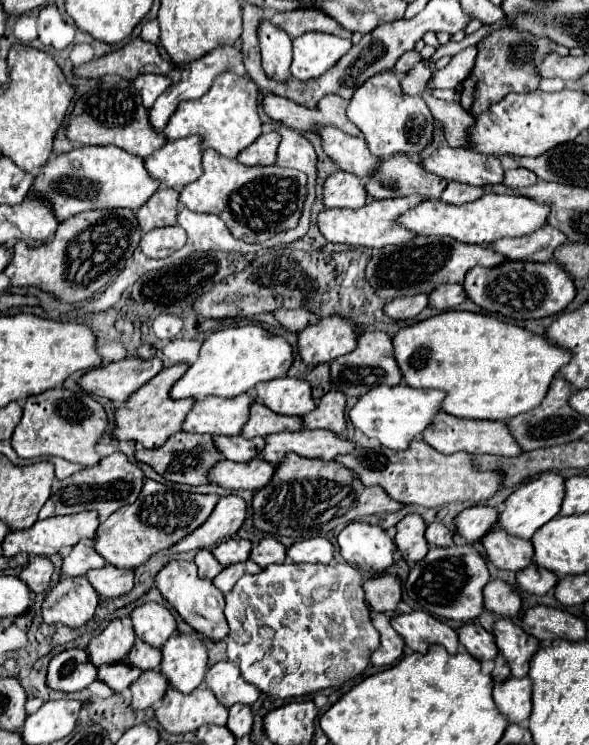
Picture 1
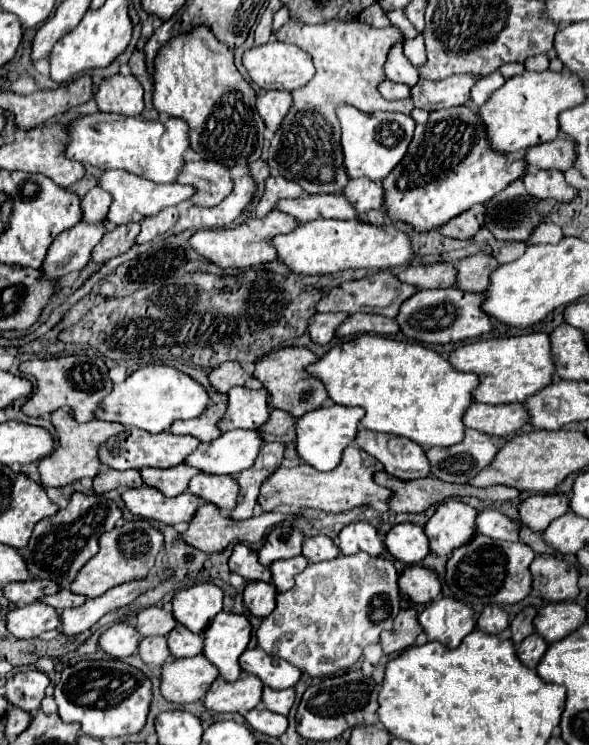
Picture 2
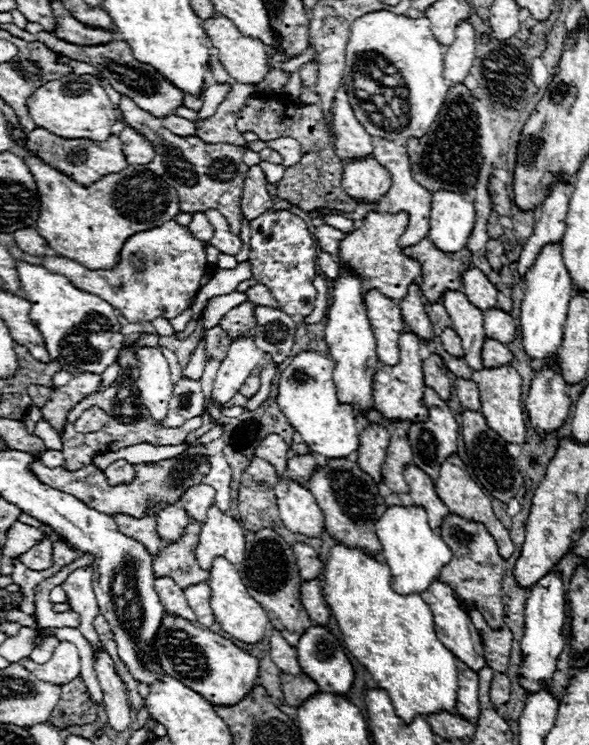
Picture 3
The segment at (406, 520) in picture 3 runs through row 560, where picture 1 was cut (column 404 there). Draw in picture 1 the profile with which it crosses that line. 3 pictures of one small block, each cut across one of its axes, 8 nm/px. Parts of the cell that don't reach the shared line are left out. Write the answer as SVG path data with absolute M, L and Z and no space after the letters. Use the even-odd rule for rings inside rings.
M404 384L376 386L352 406L348 418L354 424L354 428L364 432L368 438L376 438L382 446L400 452L408 448L408 442L412 442L424 432L424 426L428 426L428 422L440 410L442 400L444 392L440 390L416 390Z

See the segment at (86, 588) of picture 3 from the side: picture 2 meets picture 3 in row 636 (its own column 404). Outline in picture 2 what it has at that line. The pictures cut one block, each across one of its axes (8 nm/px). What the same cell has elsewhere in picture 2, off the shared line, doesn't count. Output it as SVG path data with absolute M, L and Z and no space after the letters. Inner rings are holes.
M384 80L378 86L378 92L386 98L386 100L402 100L402 98L410 98L410 88L404 84L396 84L390 80Z

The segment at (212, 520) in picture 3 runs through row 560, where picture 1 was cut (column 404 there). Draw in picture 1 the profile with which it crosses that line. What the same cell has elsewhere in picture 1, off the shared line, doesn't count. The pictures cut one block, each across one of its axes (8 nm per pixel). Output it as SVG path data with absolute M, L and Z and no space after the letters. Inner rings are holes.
M394 198L394 200L372 200L358 210L328 208L318 214L316 226L328 242L364 246L364 248L382 248L396 242L408 242L408 238L416 238L416 234L408 234L408 230L396 226L396 218L420 202L424 202L424 198Z

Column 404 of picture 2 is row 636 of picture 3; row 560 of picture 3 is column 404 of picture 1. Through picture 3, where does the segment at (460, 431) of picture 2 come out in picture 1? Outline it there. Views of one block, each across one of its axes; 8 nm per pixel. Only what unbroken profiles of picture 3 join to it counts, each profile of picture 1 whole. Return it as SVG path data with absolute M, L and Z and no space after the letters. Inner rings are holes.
M442 312L428 320L404 326L392 338L394 358L402 372L404 384L412 388L436 388L446 392L440 410L468 420L510 420L522 412L536 408L558 370L568 364L570 354L558 346L546 342L544 336L530 334L528 330L496 320L476 312Z

